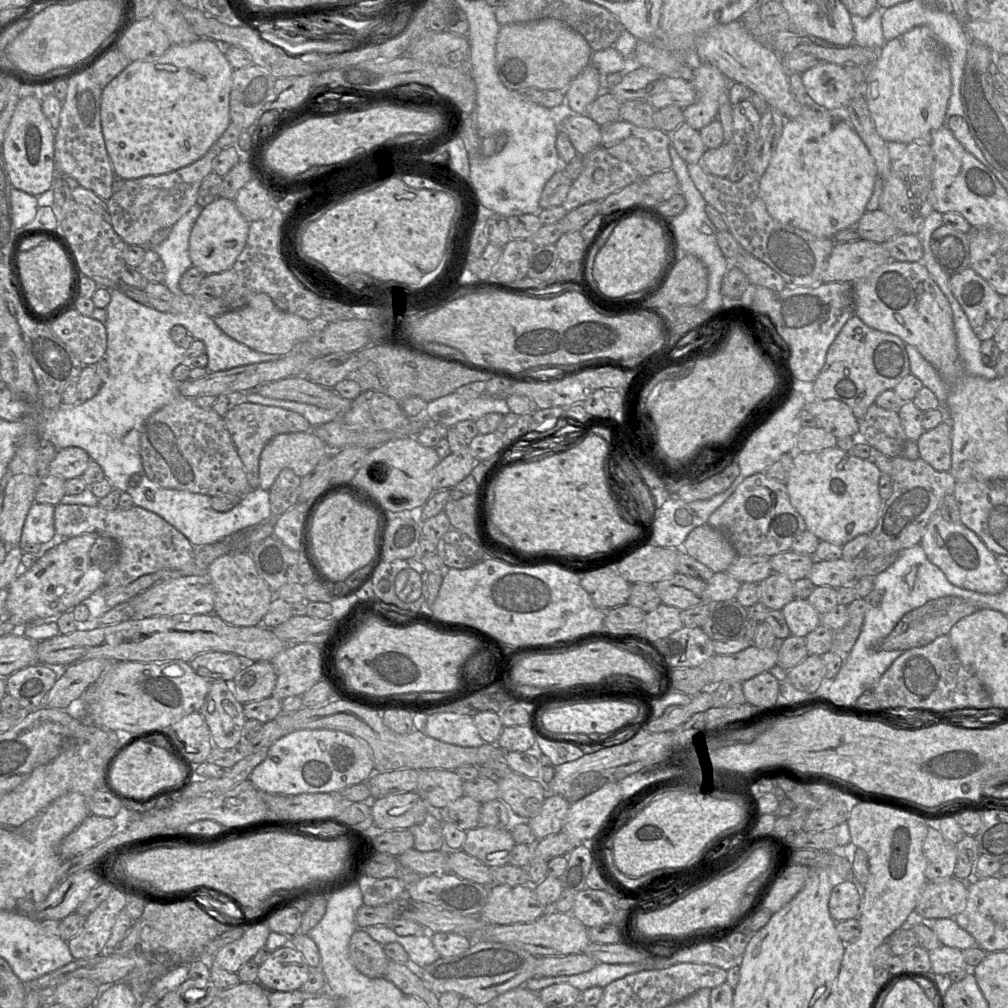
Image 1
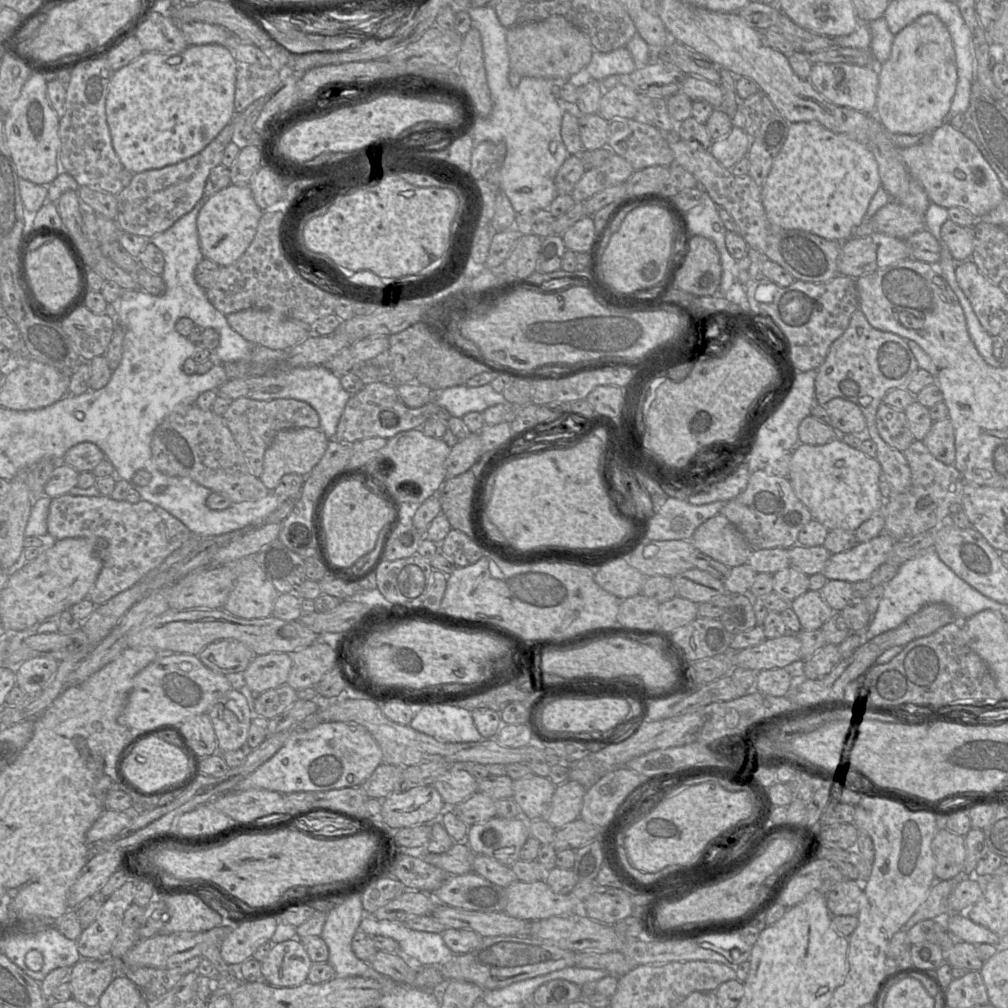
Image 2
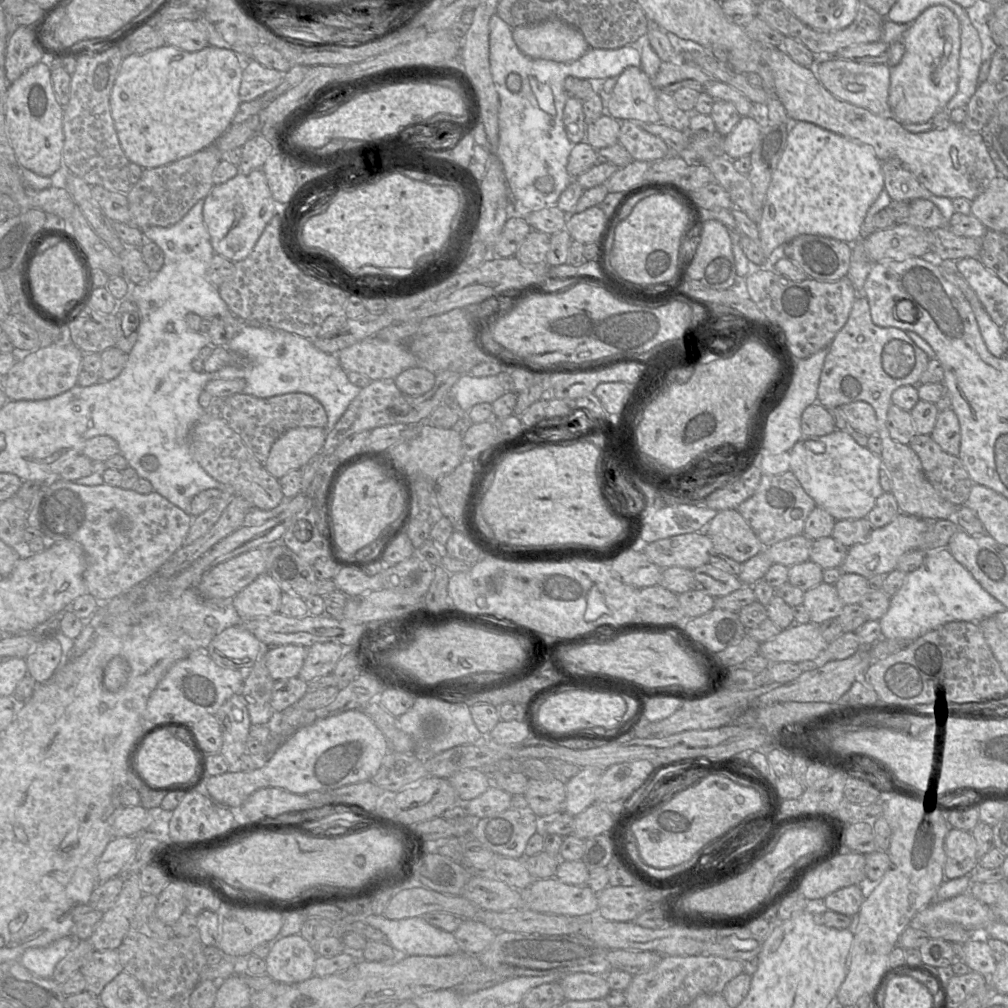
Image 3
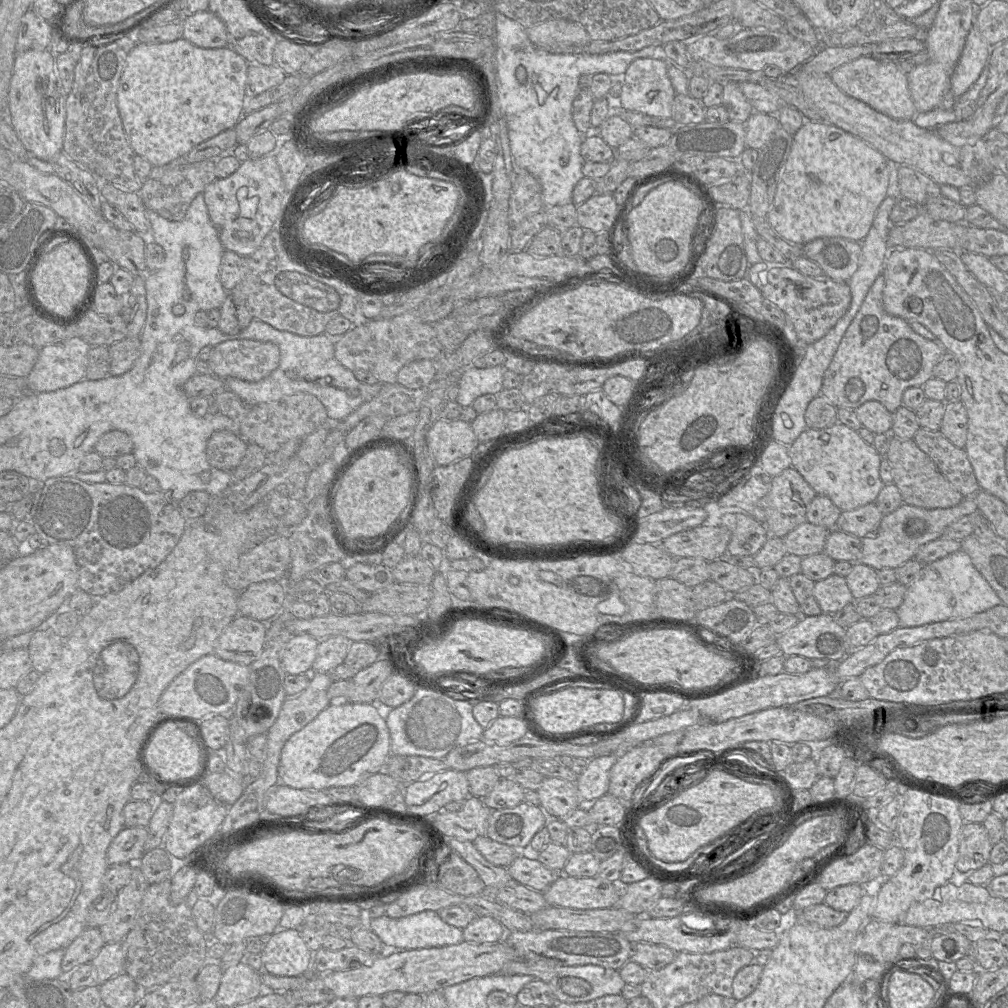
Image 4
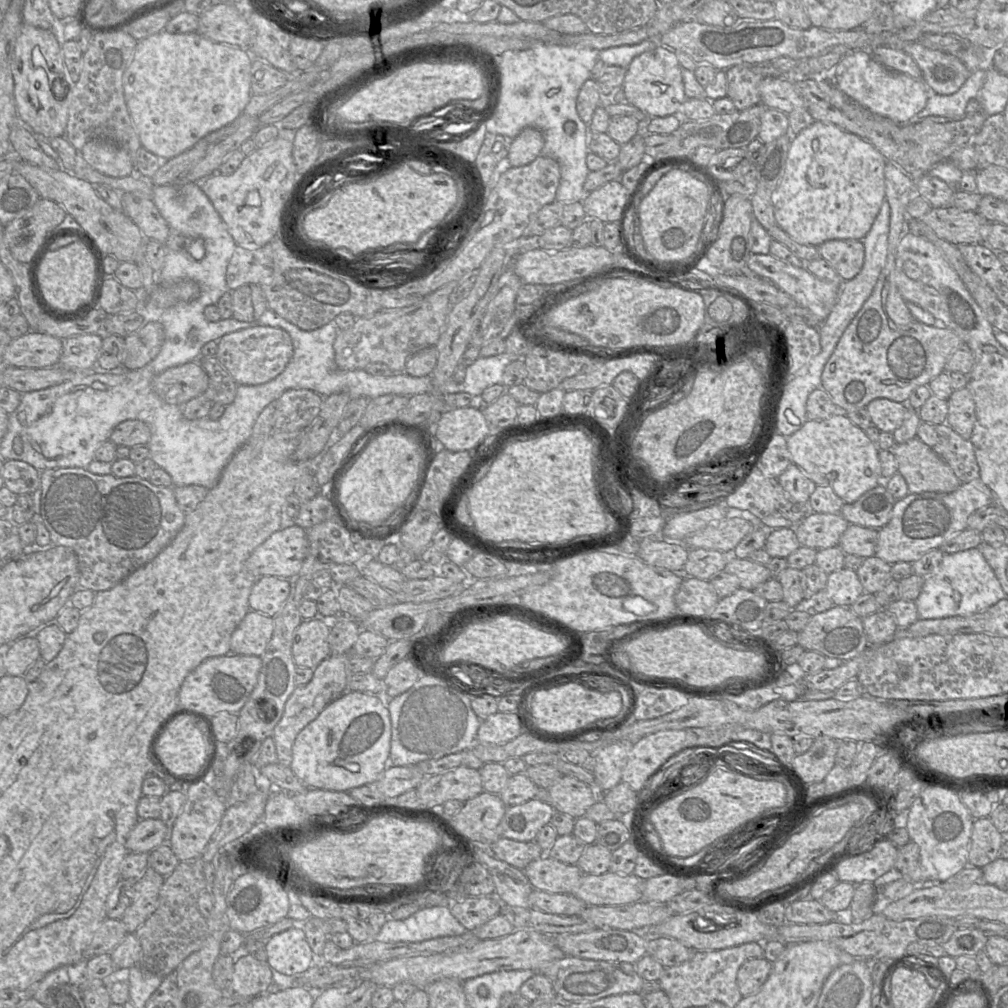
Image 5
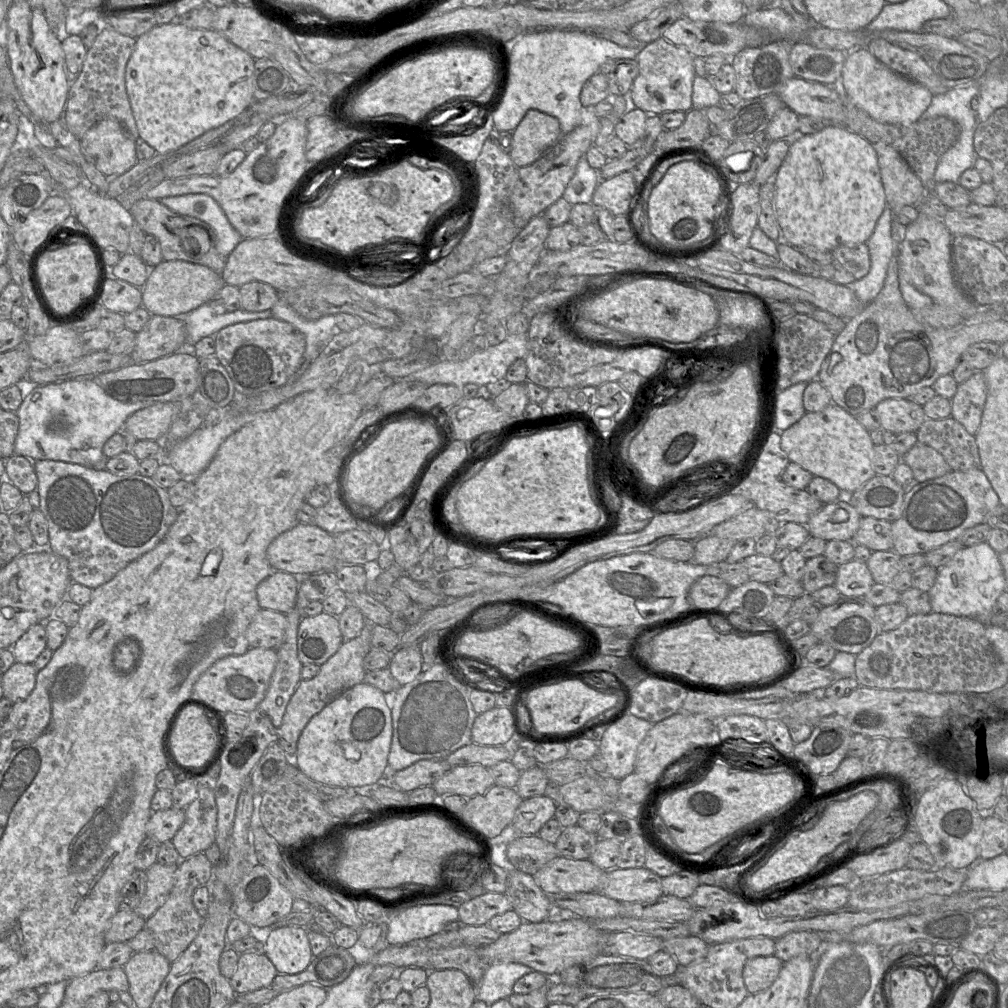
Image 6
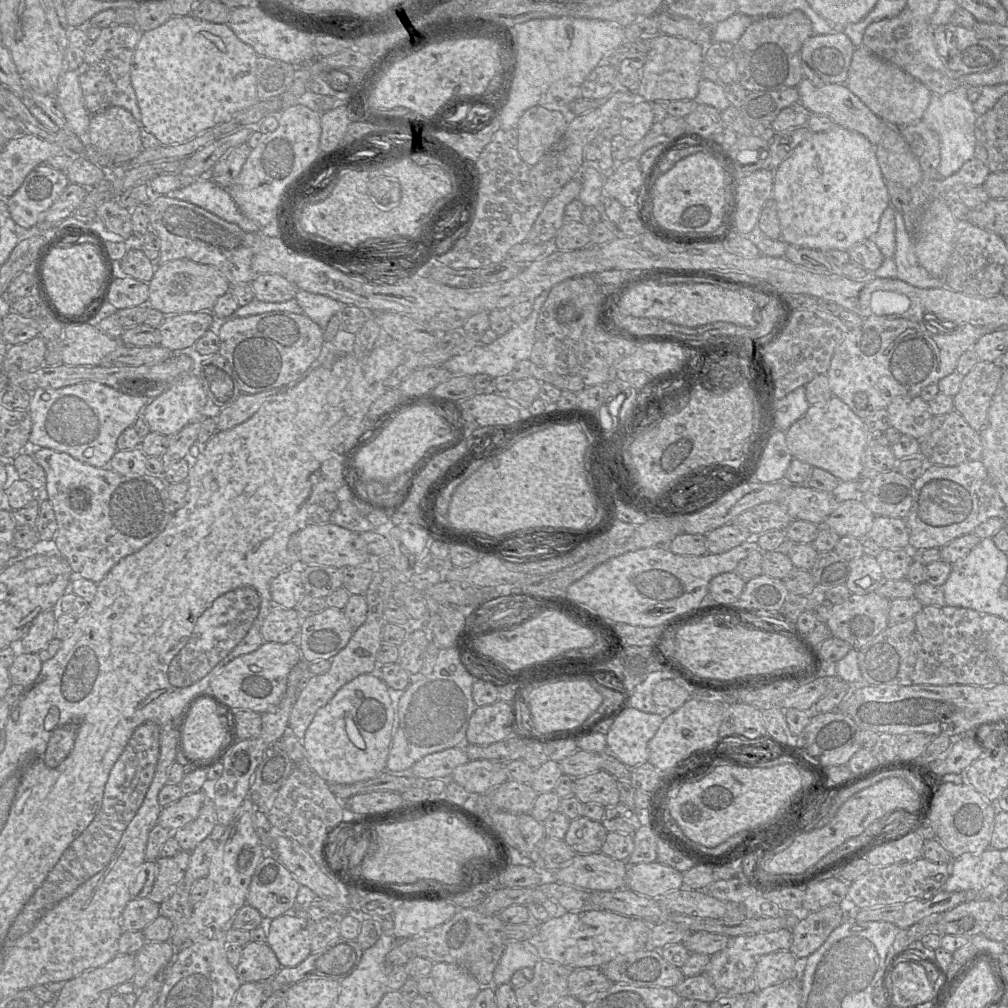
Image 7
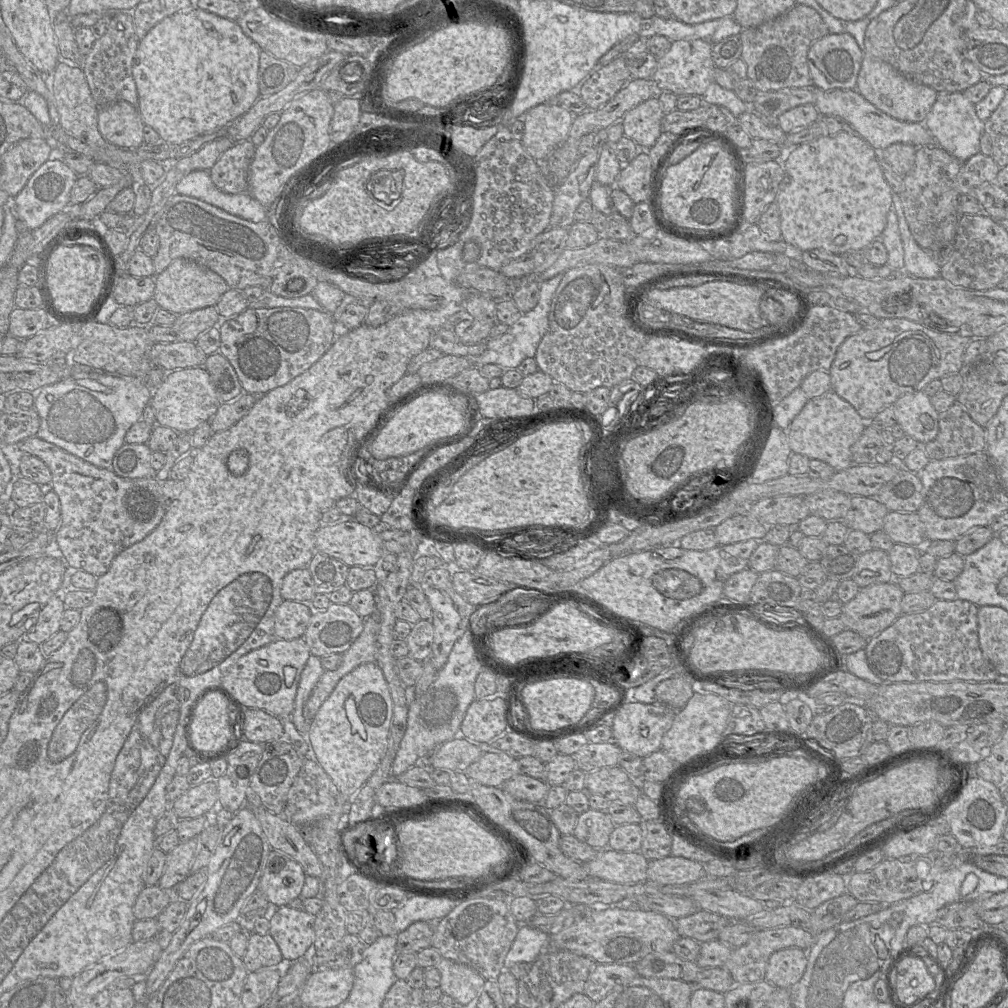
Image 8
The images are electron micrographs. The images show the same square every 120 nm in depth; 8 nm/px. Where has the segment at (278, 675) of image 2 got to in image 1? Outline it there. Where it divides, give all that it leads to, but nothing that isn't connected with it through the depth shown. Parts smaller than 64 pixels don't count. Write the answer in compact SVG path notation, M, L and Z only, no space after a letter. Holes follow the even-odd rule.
M257 661L242 668L231 681L226 683L236 700L245 705L270 697L276 678L271 661Z

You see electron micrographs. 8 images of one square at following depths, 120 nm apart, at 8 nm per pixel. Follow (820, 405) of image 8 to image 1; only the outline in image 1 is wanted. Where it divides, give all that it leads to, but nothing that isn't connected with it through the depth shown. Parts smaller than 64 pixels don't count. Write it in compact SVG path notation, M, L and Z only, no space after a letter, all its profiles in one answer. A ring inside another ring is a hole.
M839 447L824 448L812 452L794 452L792 469L785 482L792 506L803 517L806 529L820 541L843 547L862 534L870 534L879 518L884 502L879 494L881 471L871 459L850 455Z

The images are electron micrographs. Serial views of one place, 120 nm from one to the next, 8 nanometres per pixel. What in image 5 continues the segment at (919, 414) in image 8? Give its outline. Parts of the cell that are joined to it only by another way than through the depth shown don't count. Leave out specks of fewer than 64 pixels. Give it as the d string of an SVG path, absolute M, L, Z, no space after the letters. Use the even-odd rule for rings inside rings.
M886 398L871 401L866 409L869 412L873 426L881 432L893 433L903 421L910 408L907 403L899 403Z

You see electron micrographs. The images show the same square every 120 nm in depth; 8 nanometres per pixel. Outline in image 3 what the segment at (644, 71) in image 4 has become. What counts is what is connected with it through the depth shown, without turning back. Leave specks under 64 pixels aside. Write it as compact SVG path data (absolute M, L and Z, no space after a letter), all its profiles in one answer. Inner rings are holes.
M627 67L617 77L616 85L611 93L603 91L605 80L590 81L595 83L595 92L604 101L606 113L619 121L660 122L660 115L656 110L657 90L641 67Z

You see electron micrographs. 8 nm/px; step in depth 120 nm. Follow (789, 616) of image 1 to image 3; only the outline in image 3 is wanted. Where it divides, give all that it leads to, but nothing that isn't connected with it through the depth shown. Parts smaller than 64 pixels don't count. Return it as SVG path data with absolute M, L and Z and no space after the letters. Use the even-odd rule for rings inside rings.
M824 582L806 591L802 604L809 613L810 622L814 624L837 618L845 605L835 585Z

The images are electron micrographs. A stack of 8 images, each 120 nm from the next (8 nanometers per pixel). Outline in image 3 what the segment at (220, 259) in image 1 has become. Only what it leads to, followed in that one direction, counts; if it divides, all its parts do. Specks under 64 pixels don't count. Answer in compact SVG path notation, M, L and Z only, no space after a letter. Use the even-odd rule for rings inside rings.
M262 169L253 170L247 175L238 173L228 181L214 185L203 200L203 221L214 253L233 263L251 253L264 228L280 209L272 197Z

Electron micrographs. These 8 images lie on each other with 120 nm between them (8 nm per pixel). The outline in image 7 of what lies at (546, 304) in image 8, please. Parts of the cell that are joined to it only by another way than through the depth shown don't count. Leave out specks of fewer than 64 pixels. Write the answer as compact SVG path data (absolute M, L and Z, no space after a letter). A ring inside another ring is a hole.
M549 291L542 292L535 298L530 315L523 321L514 324L512 328L502 336L498 336L490 344L476 343L470 350L463 354L453 356L447 360L443 366L450 371L453 376L474 376L478 373L484 373L492 378L510 374L514 366L521 360L529 359L535 343L536 322L539 312L548 297Z

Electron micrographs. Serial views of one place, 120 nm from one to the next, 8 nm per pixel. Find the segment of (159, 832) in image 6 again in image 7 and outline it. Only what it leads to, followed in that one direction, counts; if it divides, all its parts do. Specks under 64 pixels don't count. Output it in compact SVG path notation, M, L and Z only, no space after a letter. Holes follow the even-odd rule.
M202 791L184 794L177 801L161 808L158 824L171 832L195 820L204 803Z

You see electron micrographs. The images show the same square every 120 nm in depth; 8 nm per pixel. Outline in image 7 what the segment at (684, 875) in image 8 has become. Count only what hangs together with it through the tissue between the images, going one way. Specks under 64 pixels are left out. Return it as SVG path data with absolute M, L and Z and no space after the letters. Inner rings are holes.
M654 861L628 865L626 887L651 898L660 897L683 887L683 873Z

